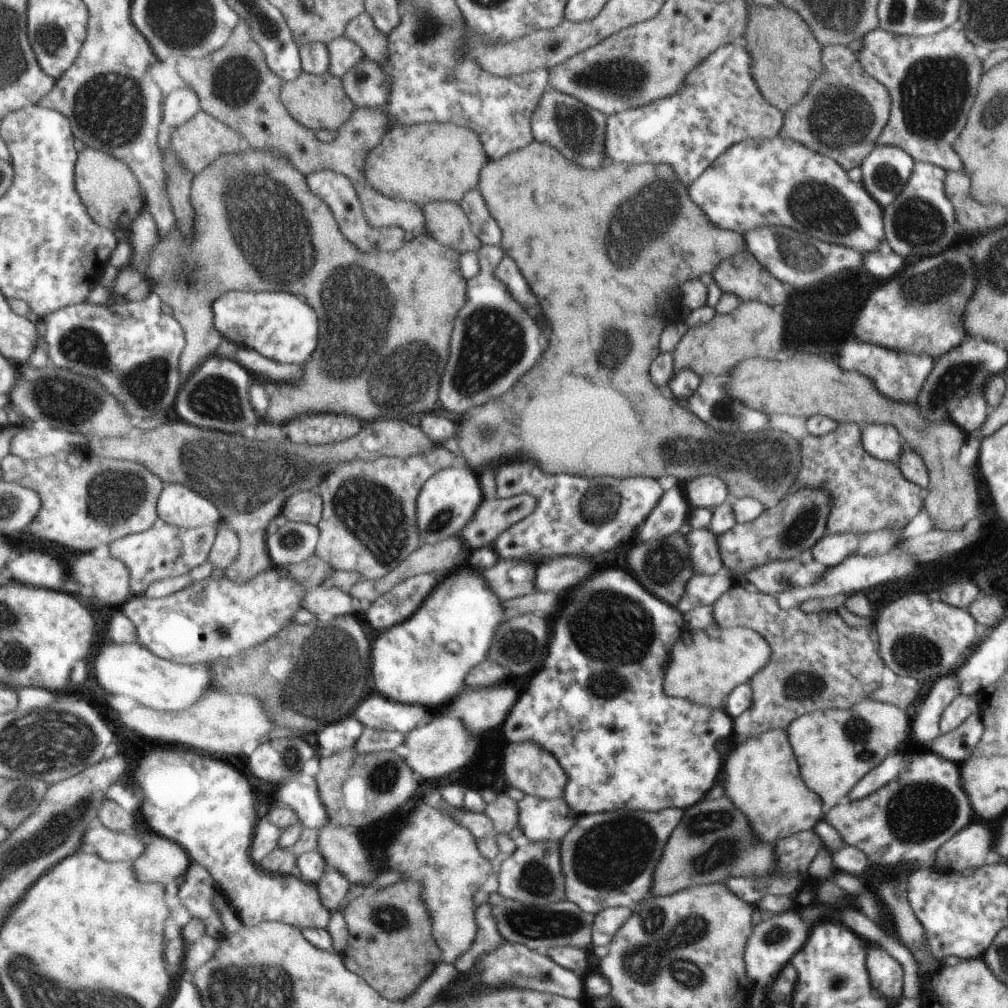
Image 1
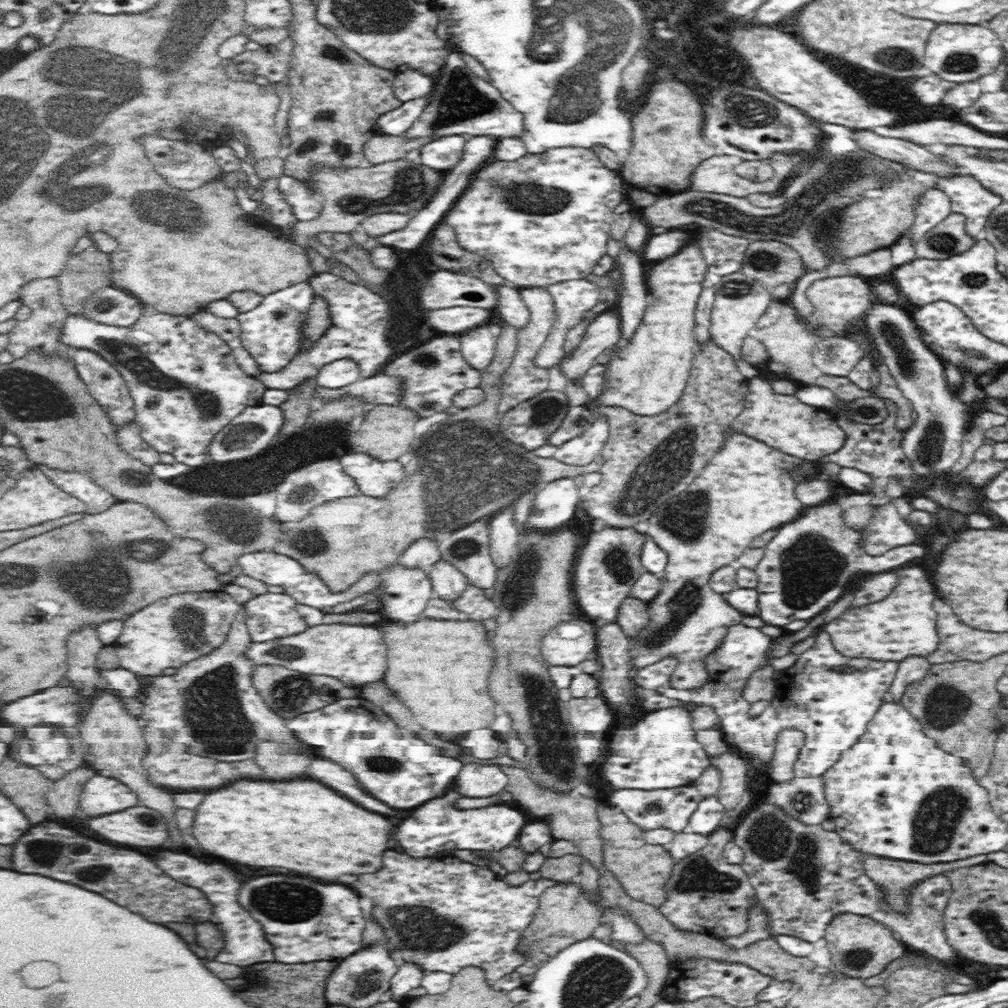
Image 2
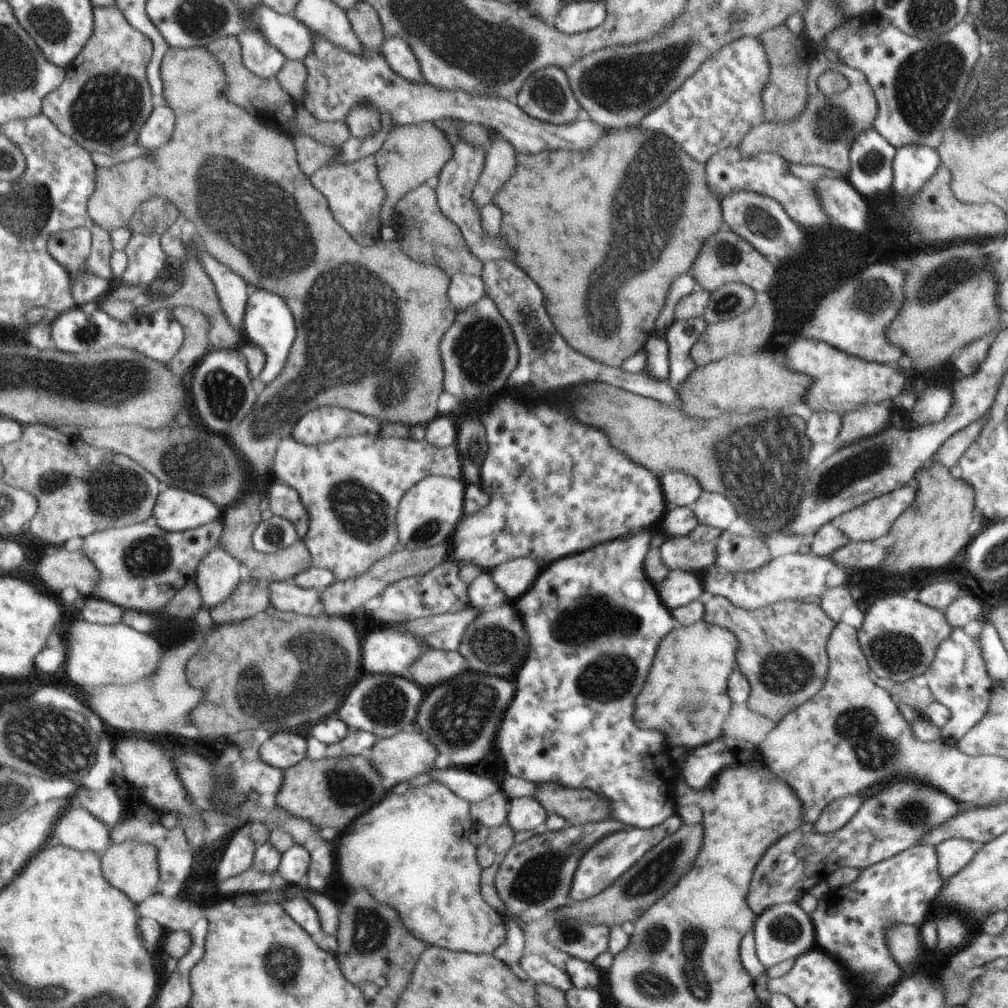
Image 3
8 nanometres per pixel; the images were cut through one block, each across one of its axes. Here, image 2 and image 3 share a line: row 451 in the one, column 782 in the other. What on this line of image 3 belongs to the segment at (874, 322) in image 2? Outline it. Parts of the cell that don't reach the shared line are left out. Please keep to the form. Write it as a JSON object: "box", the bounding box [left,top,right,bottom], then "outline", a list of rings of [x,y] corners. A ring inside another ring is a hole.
{"box":[753,901,815,1001],"outline":[[[797,901],[774,905],[757,916],[756,922],[753,924],[755,955],[764,968],[762,977],[753,978],[753,980],[757,980],[757,998],[759,1000],[769,1001],[770,998],[766,990],[767,980],[764,979],[764,977],[769,979],[768,969],[807,952],[813,946],[813,938],[815,938],[815,932],[813,932],[812,920],[809,920],[808,913],[800,907],[800,904],[797,904]]]}

